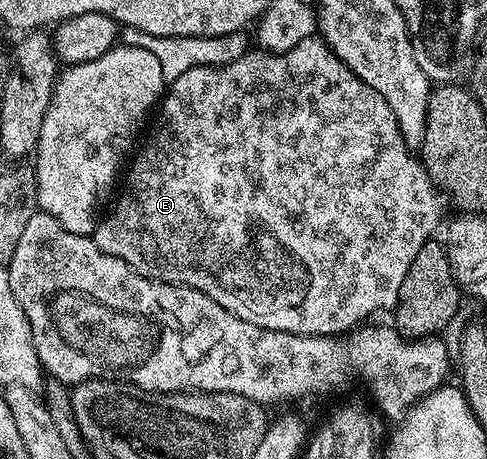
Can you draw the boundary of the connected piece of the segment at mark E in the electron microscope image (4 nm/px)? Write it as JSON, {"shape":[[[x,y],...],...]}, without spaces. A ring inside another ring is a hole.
{"shape":[[[310,35],[285,52],[255,51],[248,50],[221,68],[186,70],[182,78],[167,85],[155,113],[156,125],[148,141],[139,145],[140,153],[138,148],[131,157],[132,169],[128,172],[124,193],[115,197],[117,200],[116,205],[115,200],[111,205],[112,213],[97,223],[91,237],[102,254],[122,258],[122,262],[129,264],[147,280],[160,280],[163,284],[180,284],[183,288],[198,290],[218,302],[218,306],[230,310],[230,314],[254,326],[299,336],[339,337],[363,325],[367,316],[383,308],[395,309],[398,290],[402,290],[402,278],[406,278],[406,270],[410,270],[414,254],[418,254],[425,242],[437,235],[445,219],[446,200],[439,187],[429,178],[423,164],[410,154],[398,130],[398,122],[390,106],[386,106],[386,98],[363,84],[328,49],[323,39]]]}

